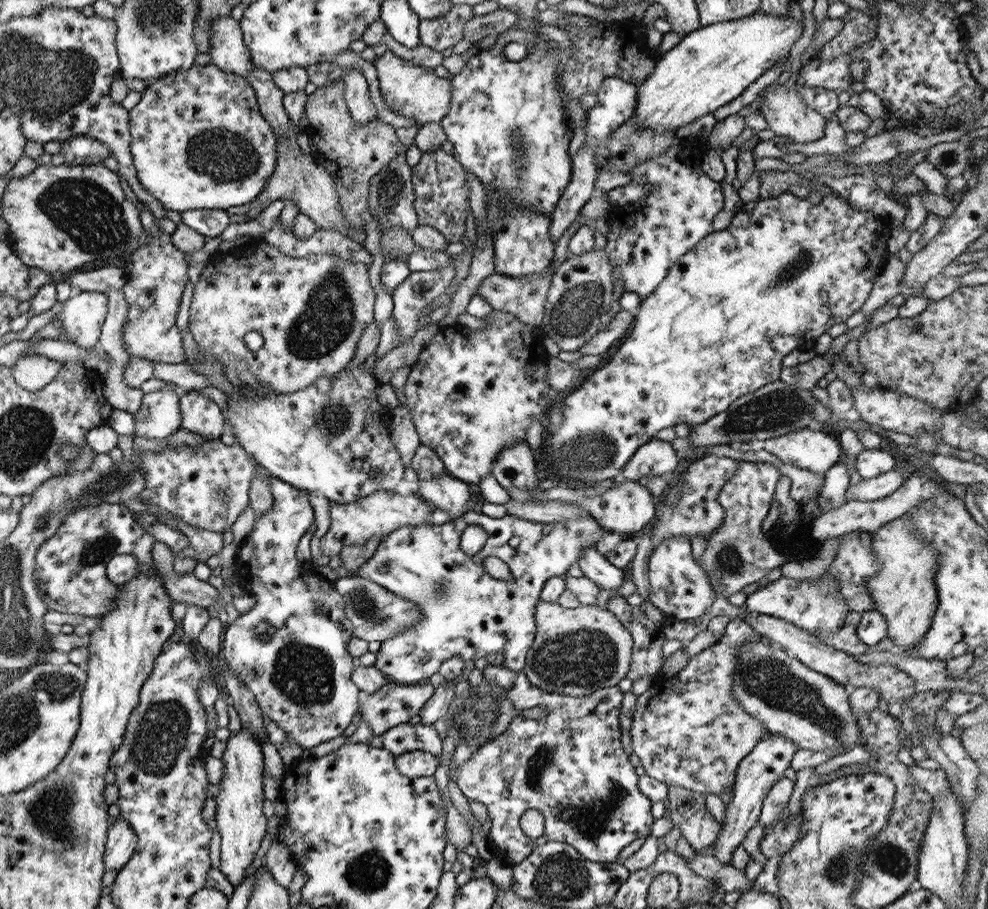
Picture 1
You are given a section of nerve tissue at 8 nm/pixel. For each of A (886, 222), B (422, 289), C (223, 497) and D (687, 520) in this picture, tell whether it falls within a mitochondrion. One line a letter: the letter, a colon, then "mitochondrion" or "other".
A: other
B: other
C: mitochondrion
D: other

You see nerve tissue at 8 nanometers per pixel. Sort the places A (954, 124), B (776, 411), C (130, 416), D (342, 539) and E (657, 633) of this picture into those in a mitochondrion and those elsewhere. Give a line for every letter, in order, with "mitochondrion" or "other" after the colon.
A: other
B: mitochondrion
C: other
D: other
E: other

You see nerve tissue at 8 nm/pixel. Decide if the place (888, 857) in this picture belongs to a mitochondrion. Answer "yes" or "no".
yes

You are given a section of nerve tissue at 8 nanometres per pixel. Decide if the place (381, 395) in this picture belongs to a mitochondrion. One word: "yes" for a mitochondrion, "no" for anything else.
no

